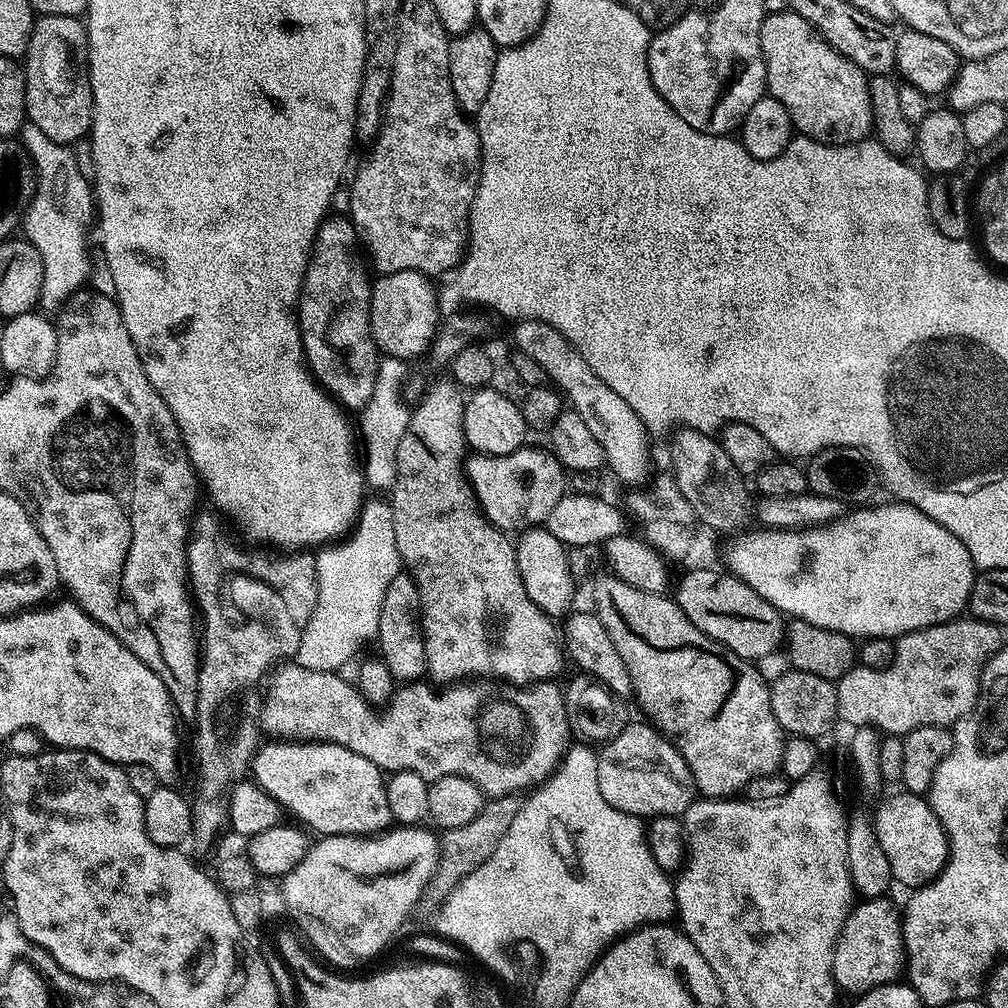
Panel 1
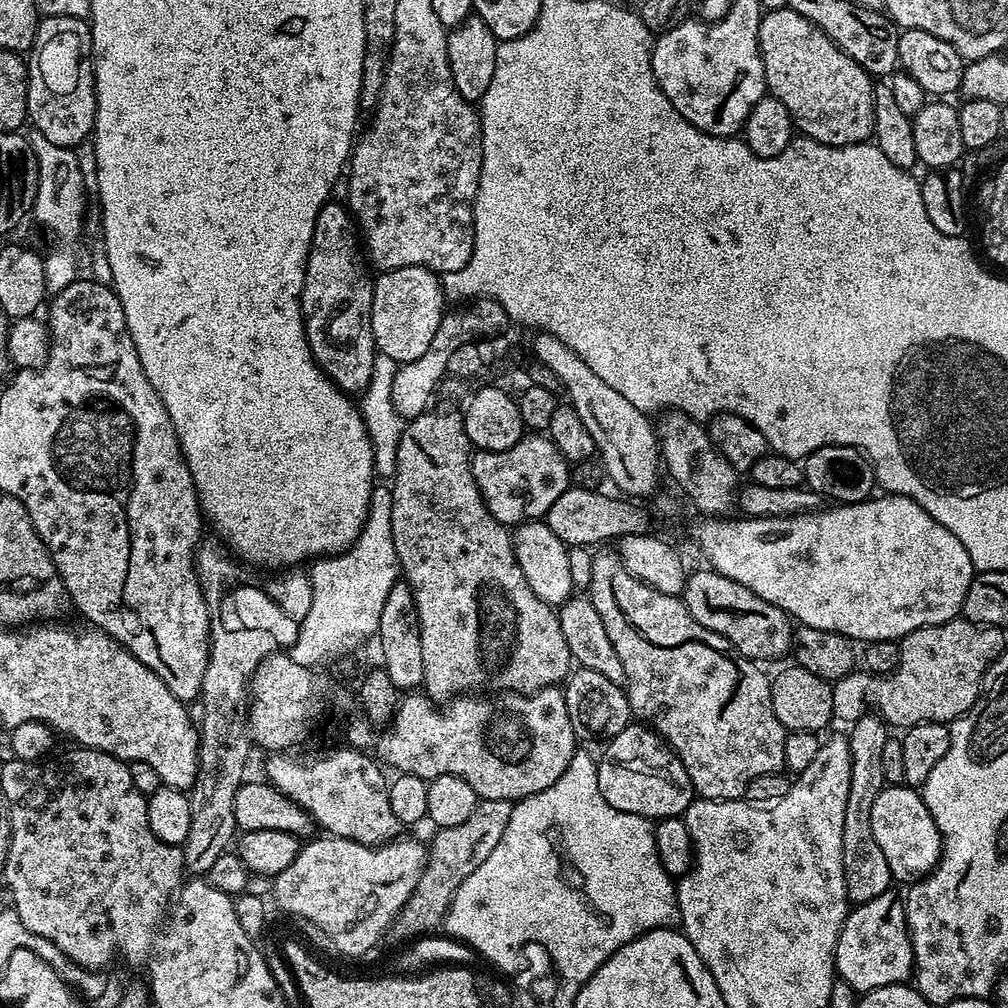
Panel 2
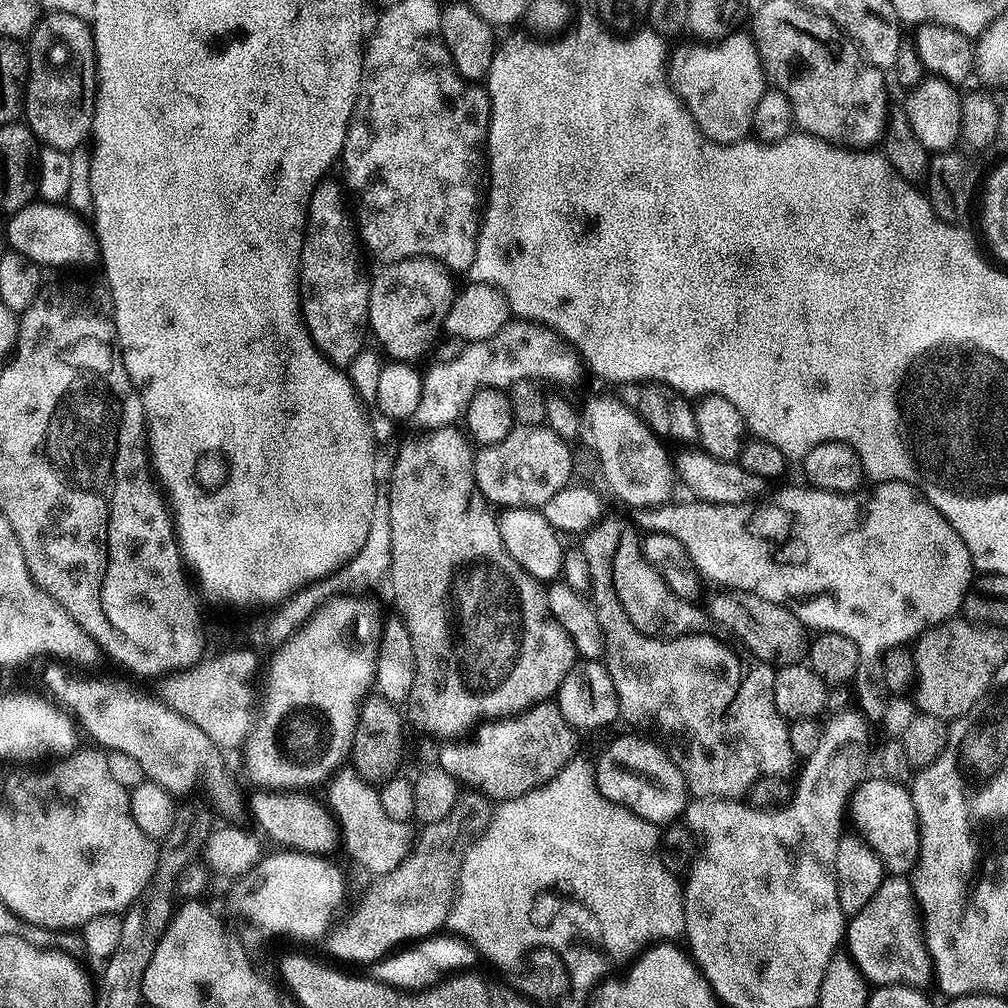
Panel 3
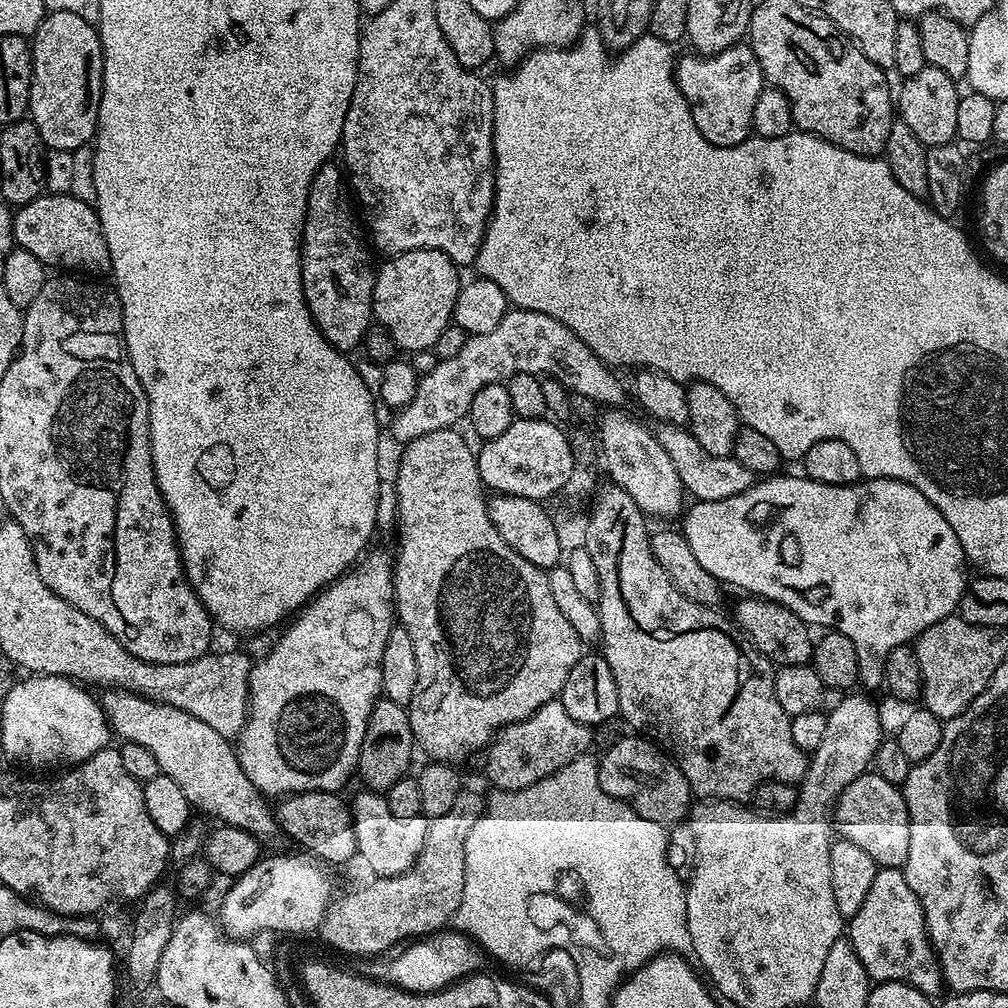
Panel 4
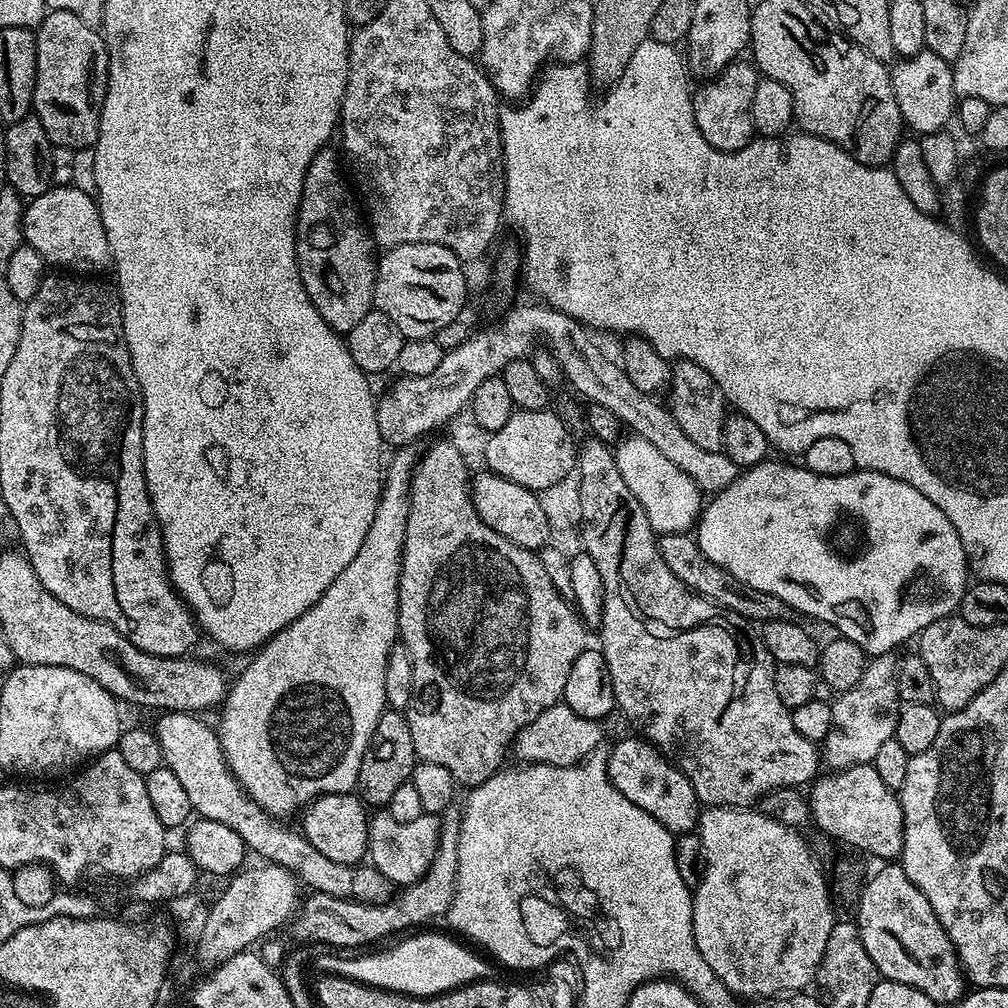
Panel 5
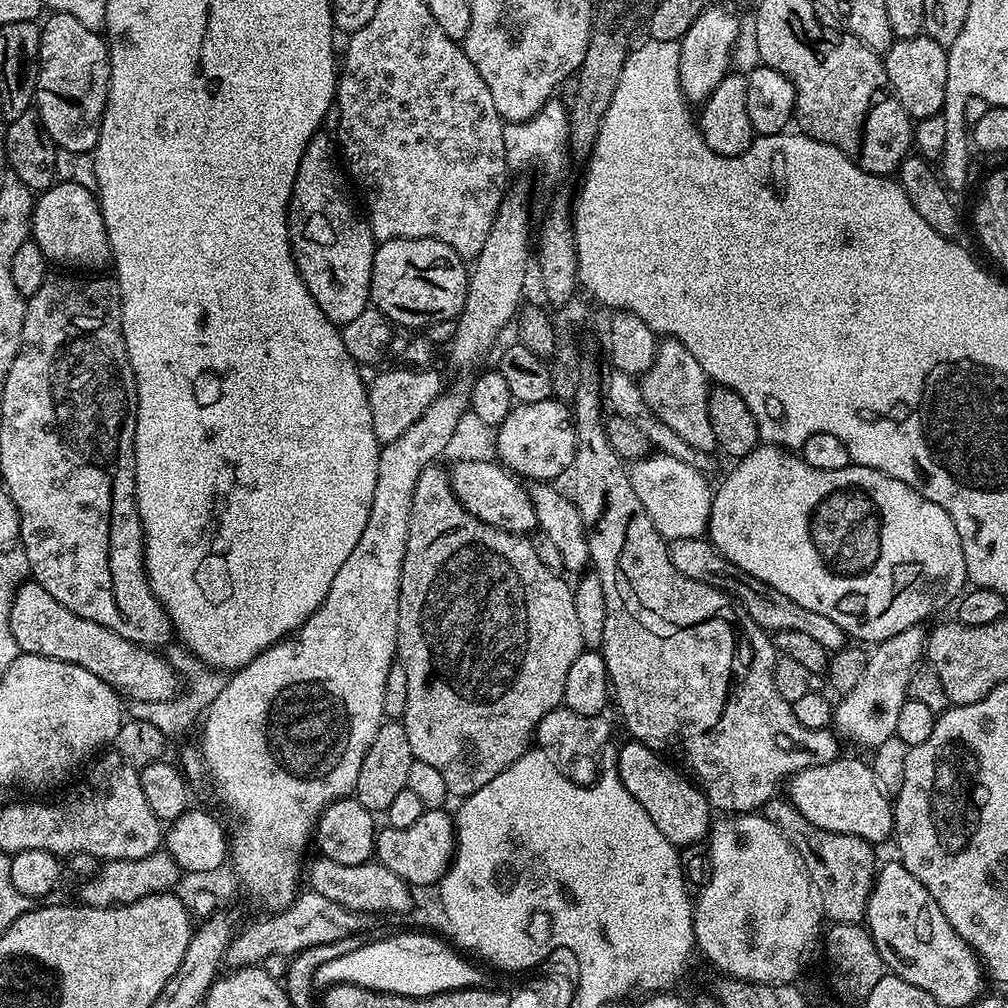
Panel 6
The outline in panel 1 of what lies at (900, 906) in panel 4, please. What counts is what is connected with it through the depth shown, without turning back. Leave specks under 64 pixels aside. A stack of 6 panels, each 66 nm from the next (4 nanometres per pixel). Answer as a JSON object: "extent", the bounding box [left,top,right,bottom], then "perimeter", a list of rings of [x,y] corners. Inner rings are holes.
{"extent":[832,898,906,994],"perimeter":[[[868,898],[860,903],[853,907],[852,913],[846,918],[832,955],[832,977],[841,993],[863,994],[883,984],[899,981],[906,968],[901,909],[895,908],[888,898]]]}

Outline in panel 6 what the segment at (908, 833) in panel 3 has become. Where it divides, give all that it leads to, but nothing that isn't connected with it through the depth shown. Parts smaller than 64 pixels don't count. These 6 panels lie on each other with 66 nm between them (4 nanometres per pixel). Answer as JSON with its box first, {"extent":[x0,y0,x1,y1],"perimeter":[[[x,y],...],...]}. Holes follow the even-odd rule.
{"extent":[787,758,894,846],"perimeter":[[[837,758],[834,762],[819,764],[801,772],[795,772],[787,781],[787,799],[814,826],[838,834],[850,834],[862,838],[867,844],[879,846],[894,832],[894,808],[889,797],[878,790],[874,774],[867,763],[860,760]]]}

